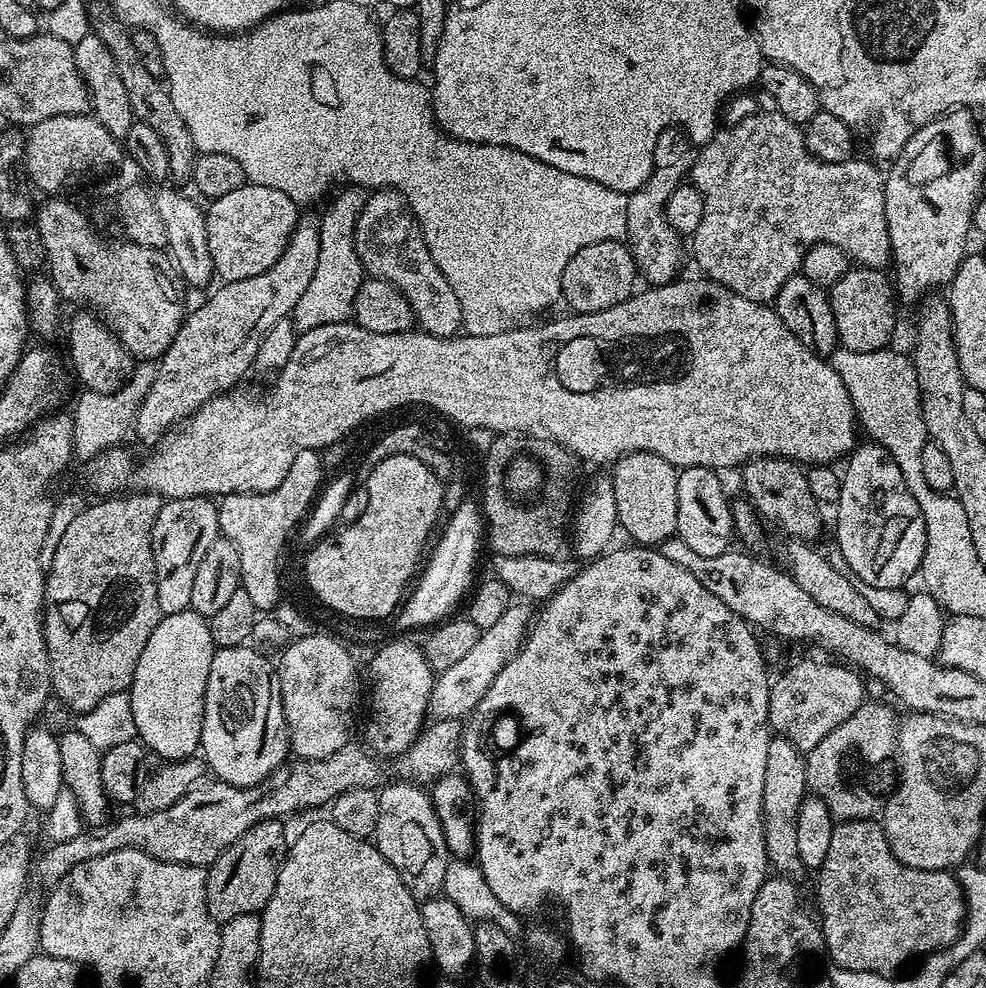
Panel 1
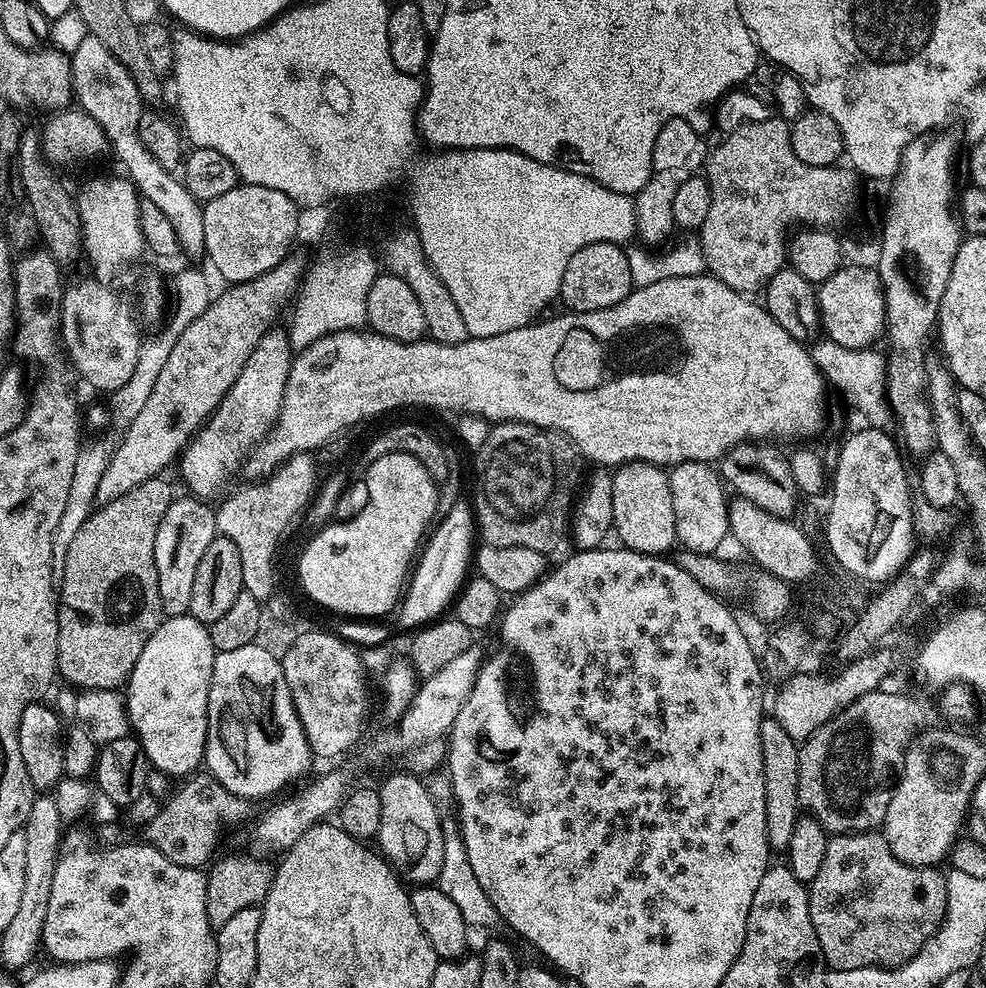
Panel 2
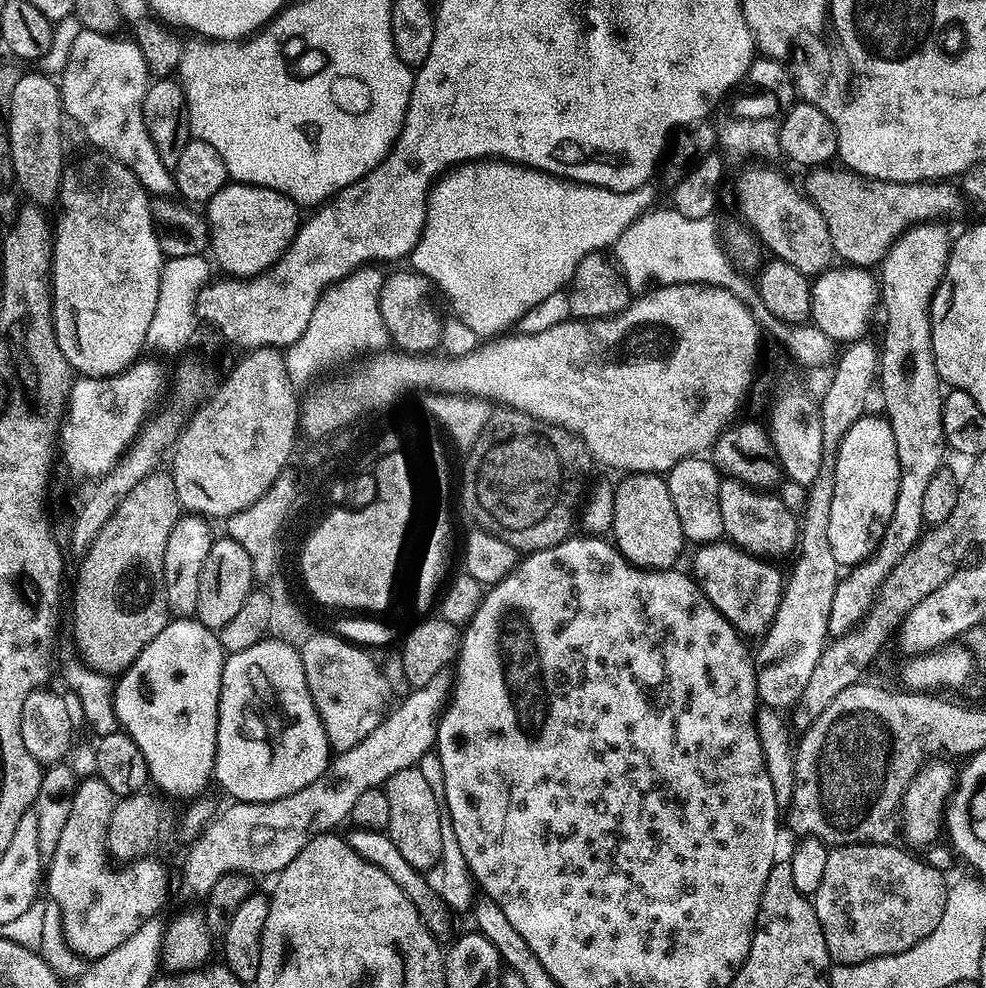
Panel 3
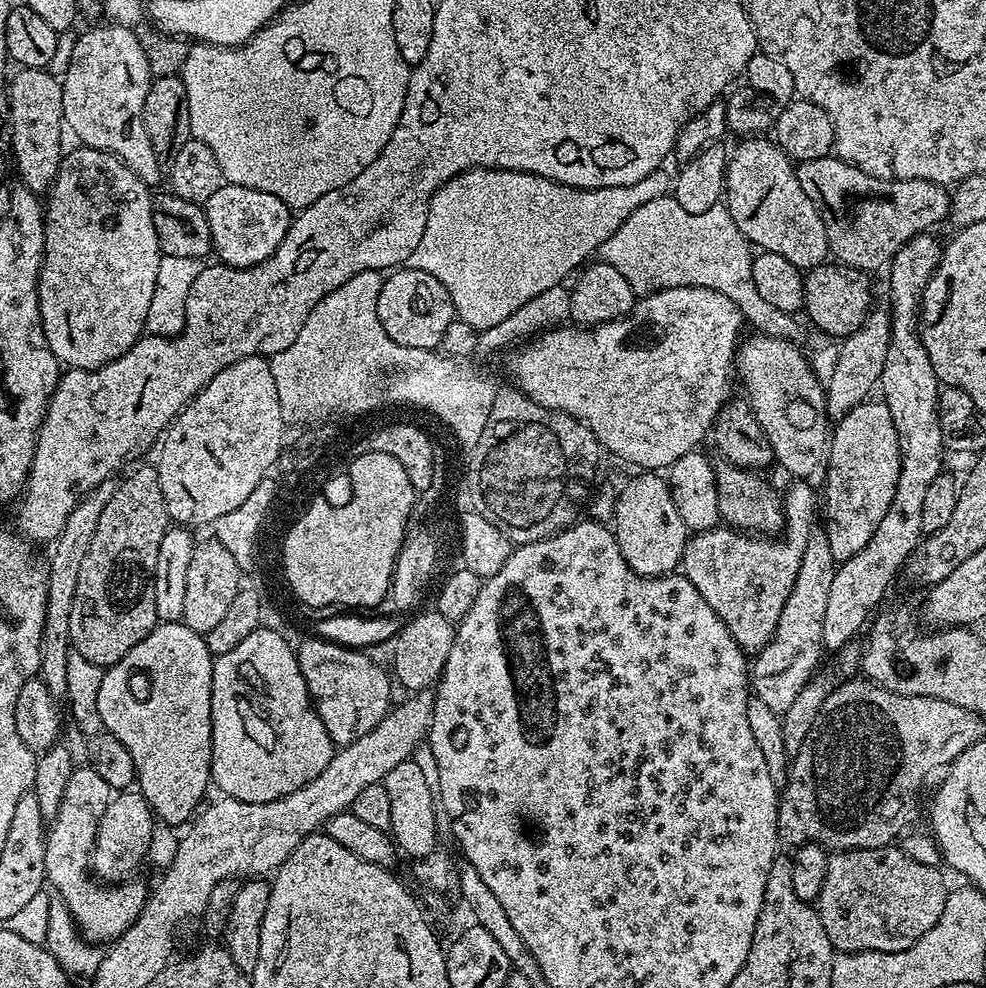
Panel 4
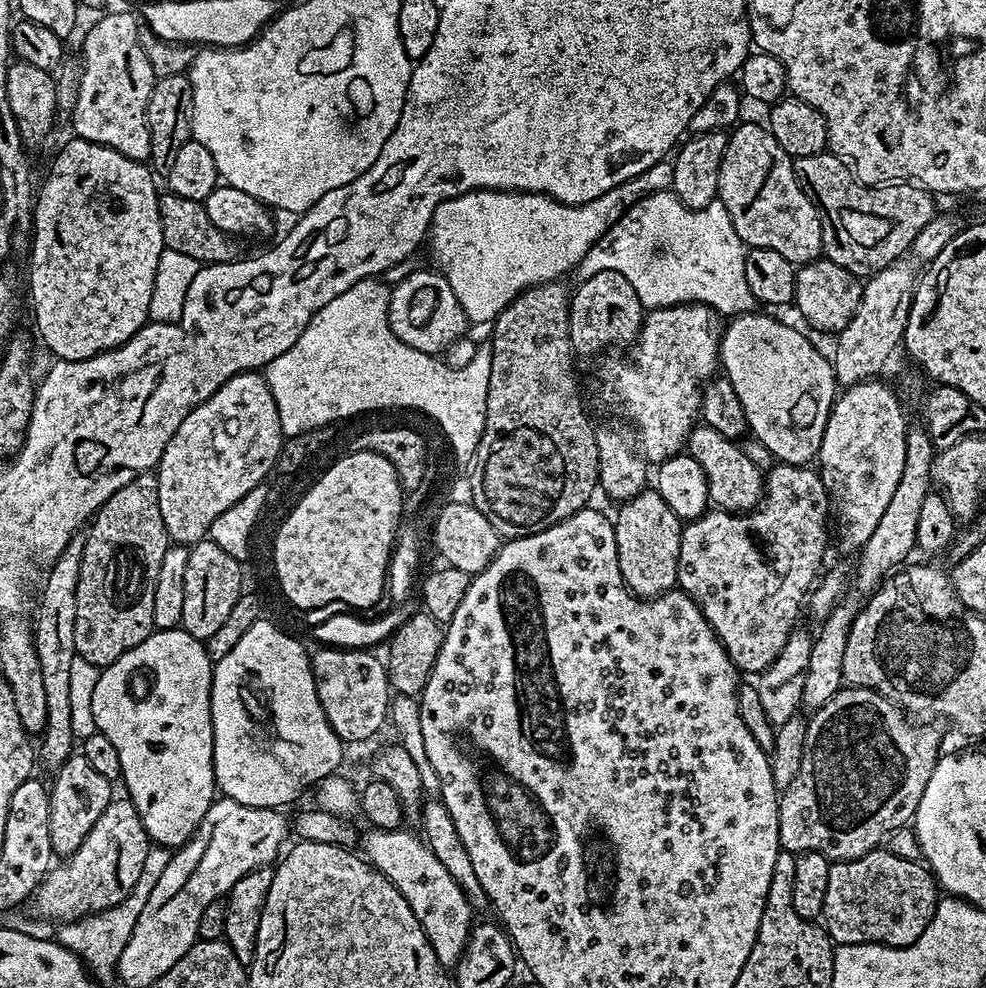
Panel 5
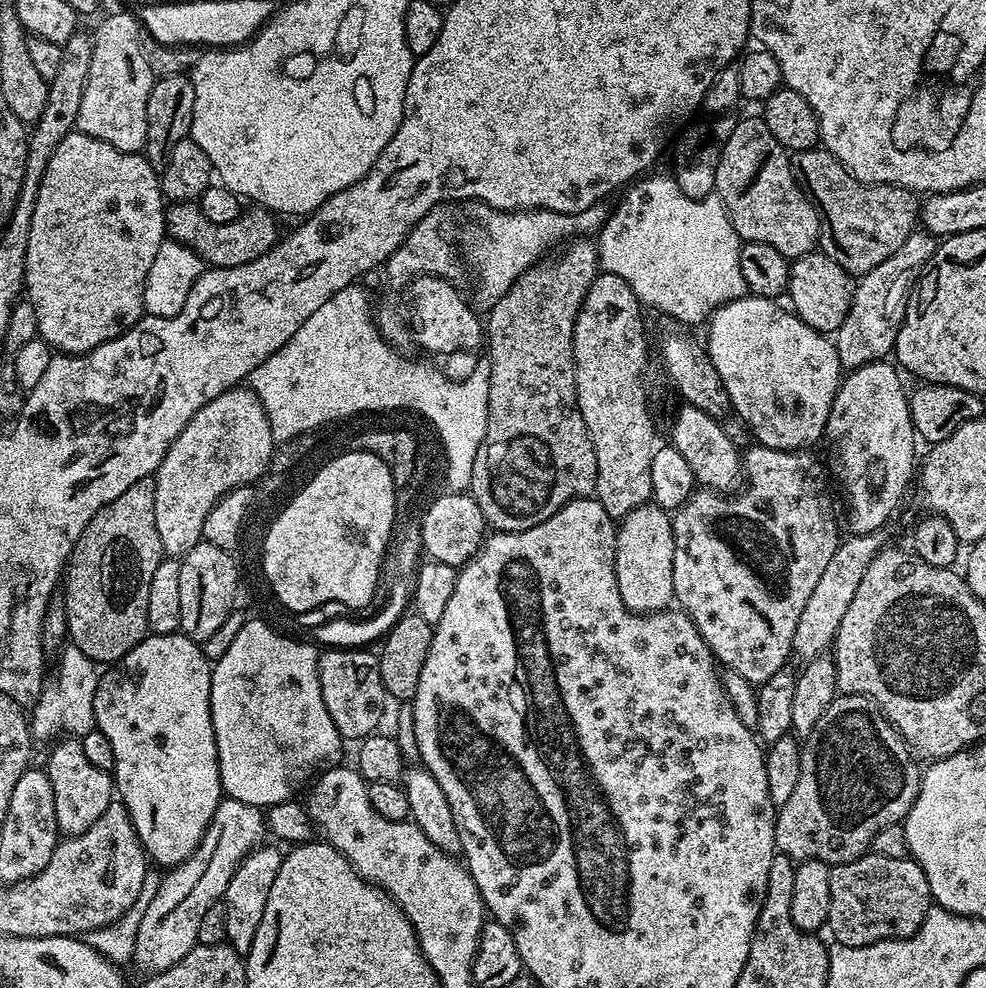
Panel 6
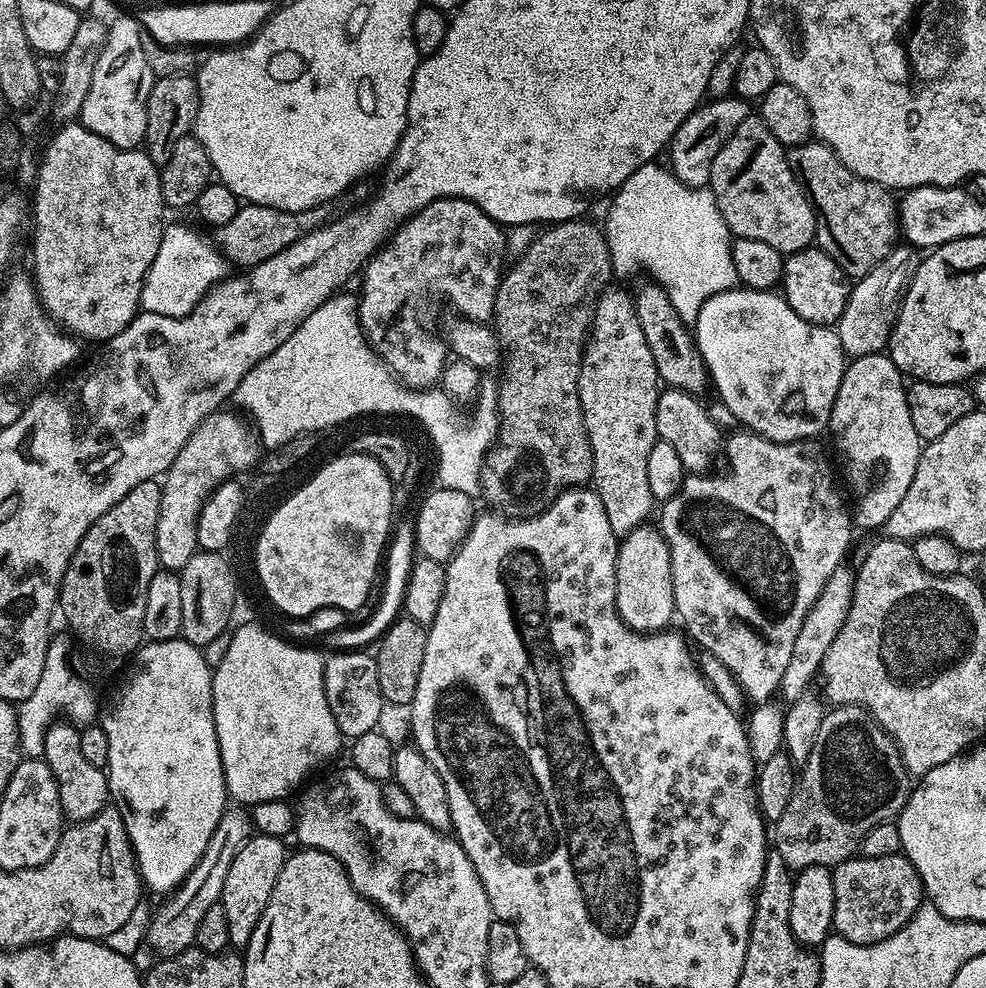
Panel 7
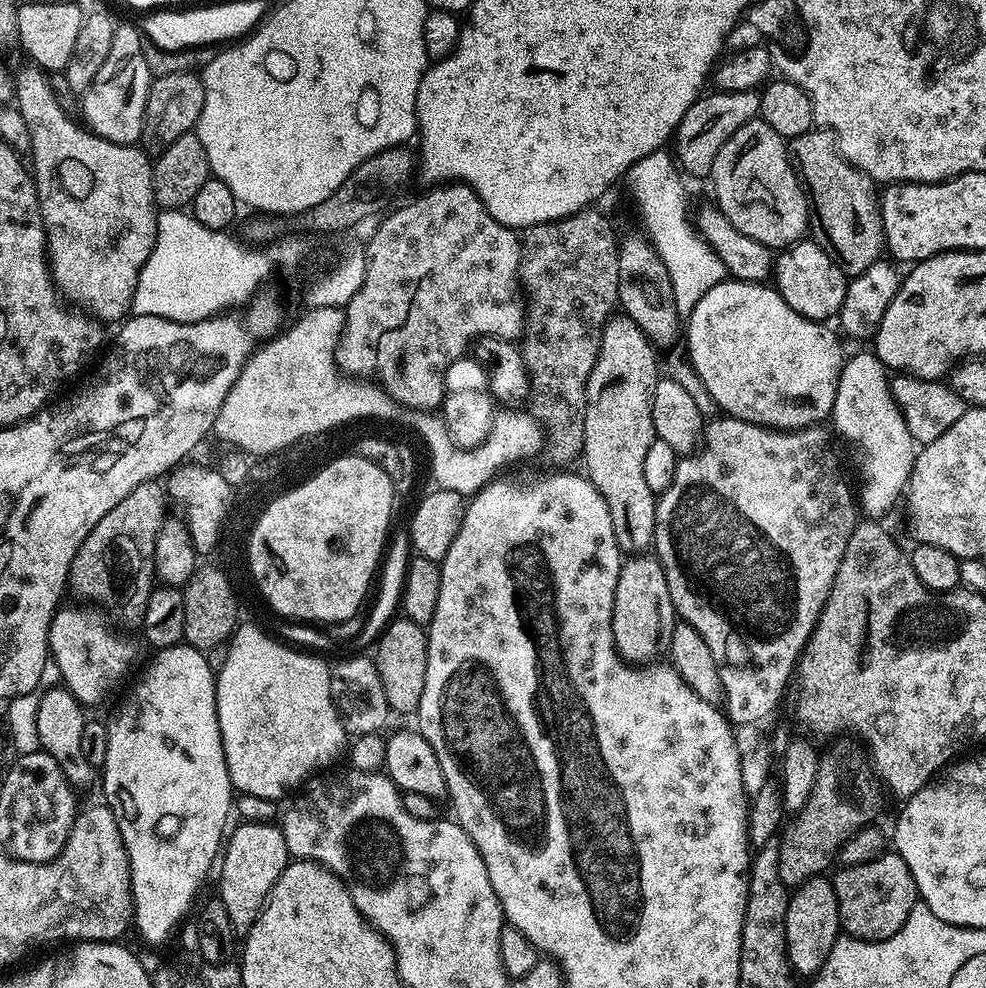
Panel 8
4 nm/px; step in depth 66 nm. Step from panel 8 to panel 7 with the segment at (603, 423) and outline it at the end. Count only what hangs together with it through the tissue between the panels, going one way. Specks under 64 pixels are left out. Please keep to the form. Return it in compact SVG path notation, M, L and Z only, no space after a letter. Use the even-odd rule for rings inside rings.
M615 286L605 288L596 300L592 331L580 364L578 390L592 447L591 483L602 506L606 506L610 530L617 538L628 536L645 523L654 507L646 466L658 439L656 407L661 389L656 384L660 383L654 354L650 354L646 334L642 334L642 322L638 322L633 293Z

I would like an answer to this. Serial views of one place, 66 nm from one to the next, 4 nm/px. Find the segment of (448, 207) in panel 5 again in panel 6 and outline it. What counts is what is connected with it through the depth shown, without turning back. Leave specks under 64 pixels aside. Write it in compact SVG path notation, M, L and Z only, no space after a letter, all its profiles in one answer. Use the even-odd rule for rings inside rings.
M597 202L586 210L573 213L551 212L545 208L502 212L487 206L481 207L480 224L484 227L484 236L488 240L480 240L476 244L476 276L480 279L477 298L484 306L495 304L498 298L508 293L510 286L514 286L522 273L540 263L553 250L559 249L573 237L584 238L598 233L610 215L610 208L606 205L607 203Z

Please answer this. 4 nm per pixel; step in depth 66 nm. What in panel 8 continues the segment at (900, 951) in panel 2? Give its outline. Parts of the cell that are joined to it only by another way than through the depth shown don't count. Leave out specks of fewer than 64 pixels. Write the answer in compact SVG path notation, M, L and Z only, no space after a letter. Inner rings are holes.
M889 850L870 862L854 867L846 866L840 871L842 872L836 876L833 875L832 881L835 886L835 896L838 898L841 931L845 935L857 940L885 940L897 933L906 922L906 918L910 918L910 910L914 910L918 902L916 883L906 862L895 851Z

